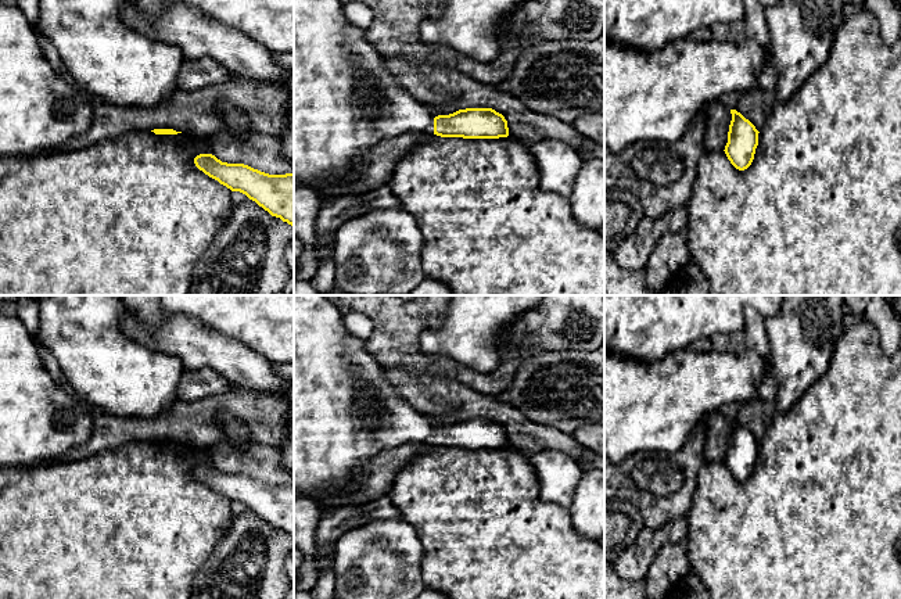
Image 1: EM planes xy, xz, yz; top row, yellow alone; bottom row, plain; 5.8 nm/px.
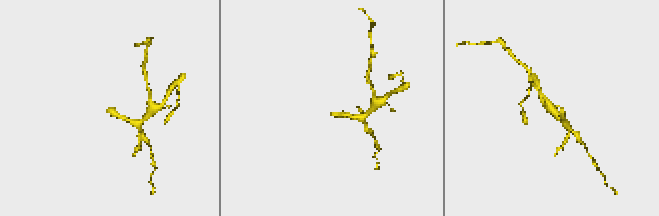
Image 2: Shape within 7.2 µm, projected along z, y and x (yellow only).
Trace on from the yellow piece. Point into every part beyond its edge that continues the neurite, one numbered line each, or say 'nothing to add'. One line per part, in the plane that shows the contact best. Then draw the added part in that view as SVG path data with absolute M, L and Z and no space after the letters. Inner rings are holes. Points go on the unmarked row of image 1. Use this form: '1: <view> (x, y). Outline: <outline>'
1: xz (345, 411). Outline: M294 295L294 489L299 498L308 498L322 510L341 503L330 499L342 494L352 483L355 473L380 452L403 445L434 445L434 426L426 413L414 409L385 376L385 369L366 349L365 340L349 333L344 324L344 313L326 295Z

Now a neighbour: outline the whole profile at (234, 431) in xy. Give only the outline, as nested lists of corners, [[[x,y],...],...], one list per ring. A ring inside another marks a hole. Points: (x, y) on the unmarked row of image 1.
[[[223,412],[218,423],[223,427],[223,440],[231,442],[240,452],[245,452],[247,446],[252,442],[247,426],[229,412]]]

